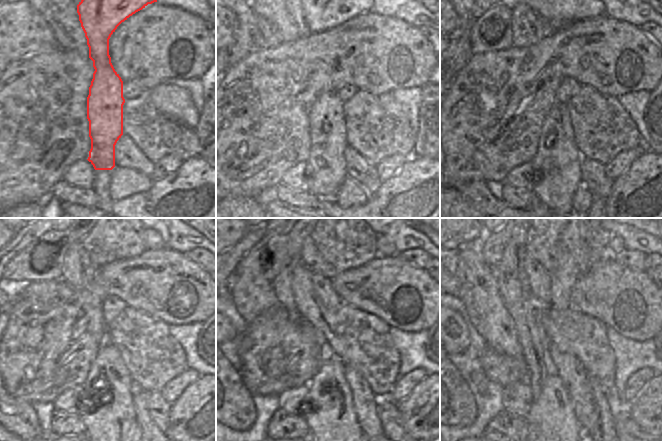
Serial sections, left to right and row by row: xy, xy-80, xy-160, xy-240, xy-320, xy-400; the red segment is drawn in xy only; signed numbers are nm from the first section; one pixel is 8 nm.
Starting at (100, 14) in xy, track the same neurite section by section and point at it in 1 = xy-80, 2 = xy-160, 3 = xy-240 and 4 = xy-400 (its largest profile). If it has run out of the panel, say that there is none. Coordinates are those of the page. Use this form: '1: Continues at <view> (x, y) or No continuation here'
1: Continues at xy-80 (326, 170)
2: Continues at xy-160 (557, 164)
3: Continues at xy-240 (108, 390)
4: Continues at xy-400 (553, 412)

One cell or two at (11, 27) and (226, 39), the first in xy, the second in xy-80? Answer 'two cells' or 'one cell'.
one cell

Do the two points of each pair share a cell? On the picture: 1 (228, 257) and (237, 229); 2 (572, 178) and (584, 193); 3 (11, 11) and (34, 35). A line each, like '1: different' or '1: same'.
1: different
2: different
3: same

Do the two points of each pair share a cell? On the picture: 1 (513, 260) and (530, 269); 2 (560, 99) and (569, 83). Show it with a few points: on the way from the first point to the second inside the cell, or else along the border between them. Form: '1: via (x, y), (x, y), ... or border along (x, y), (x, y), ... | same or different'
1: border along (526, 253), (523, 273), (526, 277), (528, 288) | different
2: via (563, 95), (568, 87) | same

